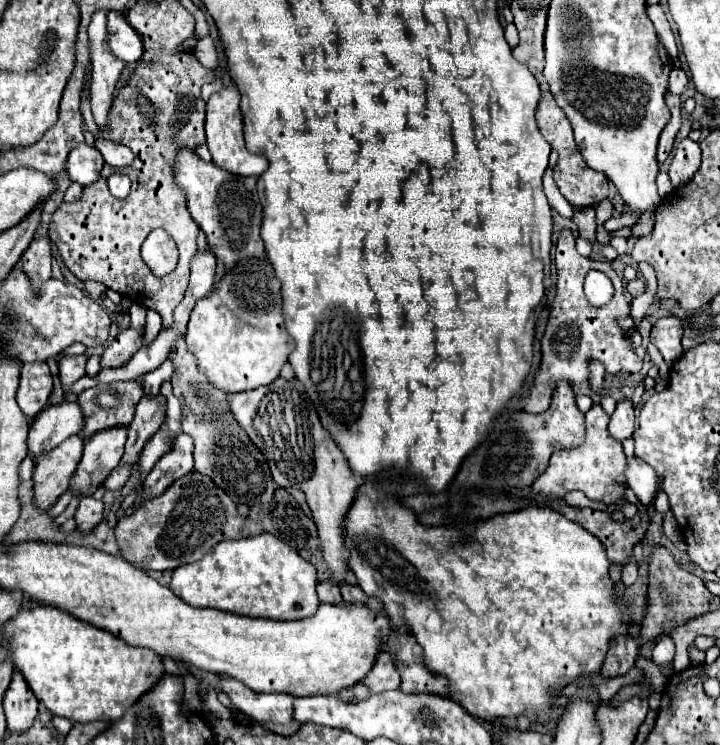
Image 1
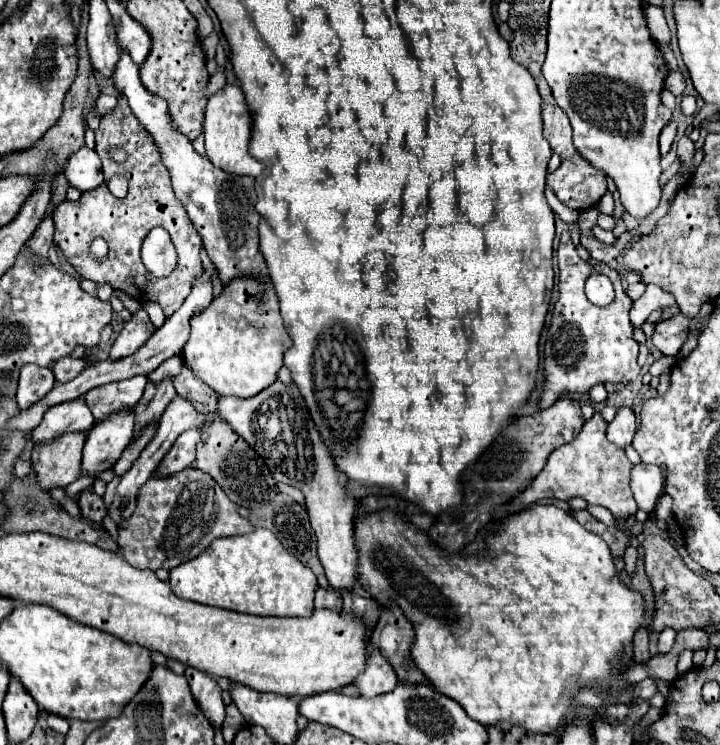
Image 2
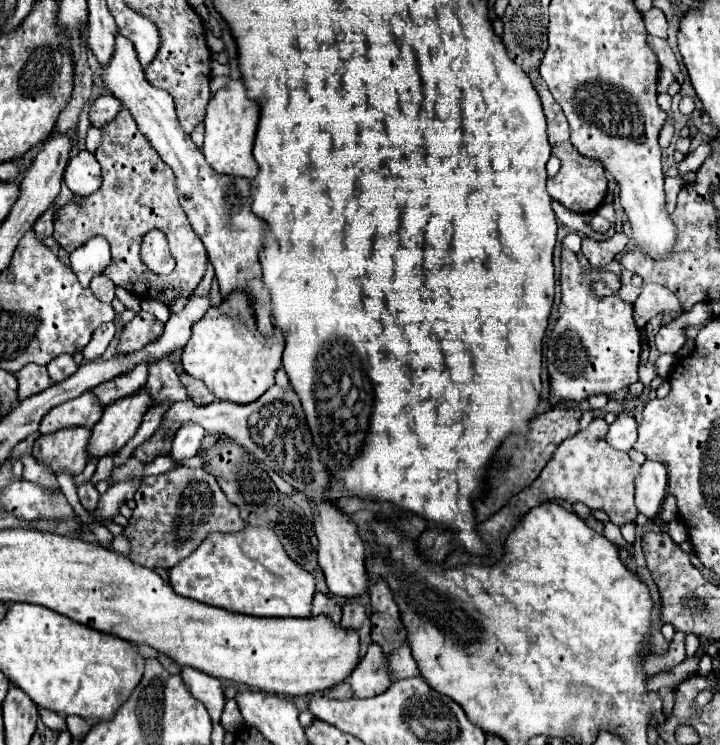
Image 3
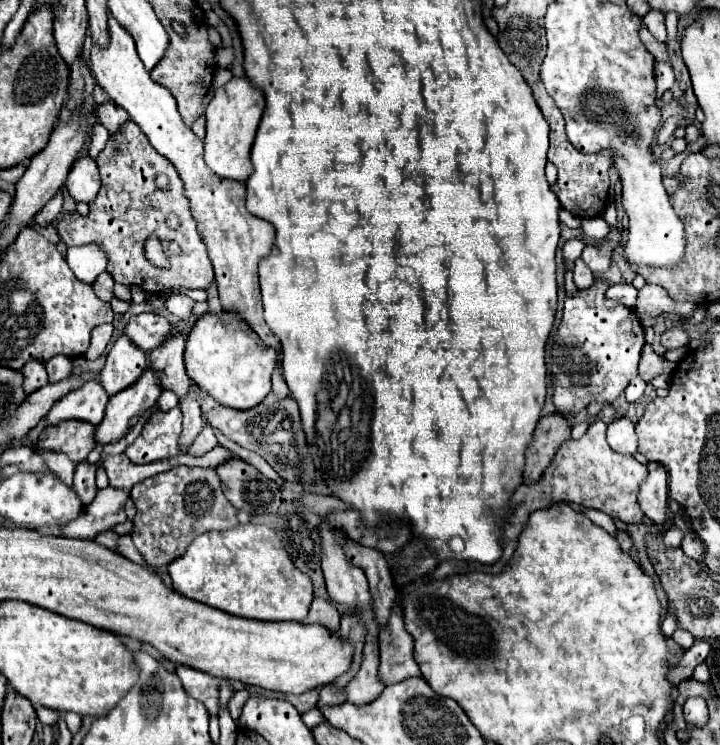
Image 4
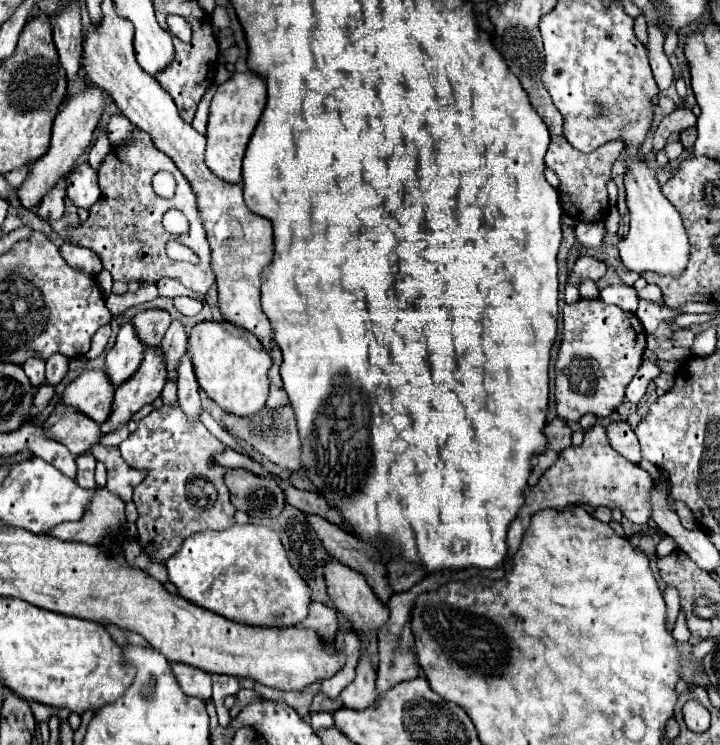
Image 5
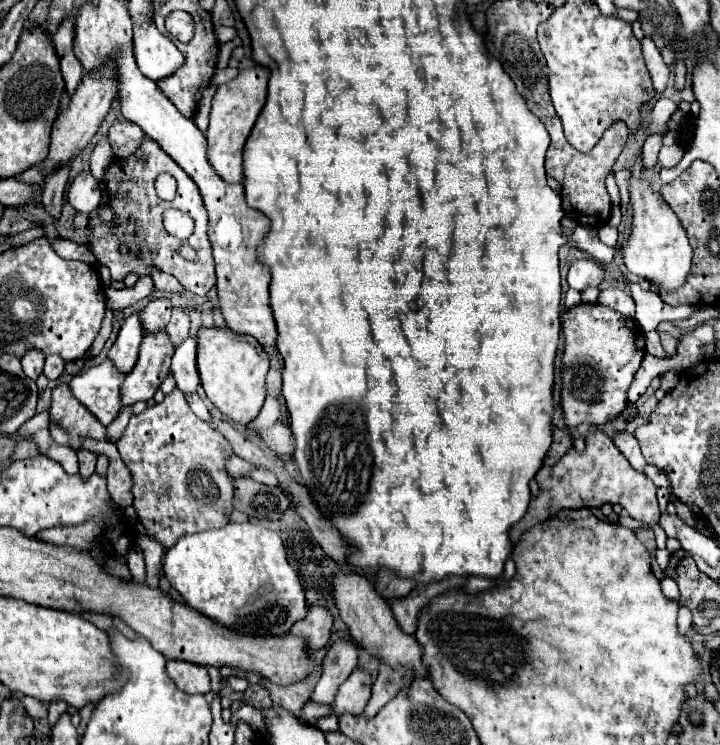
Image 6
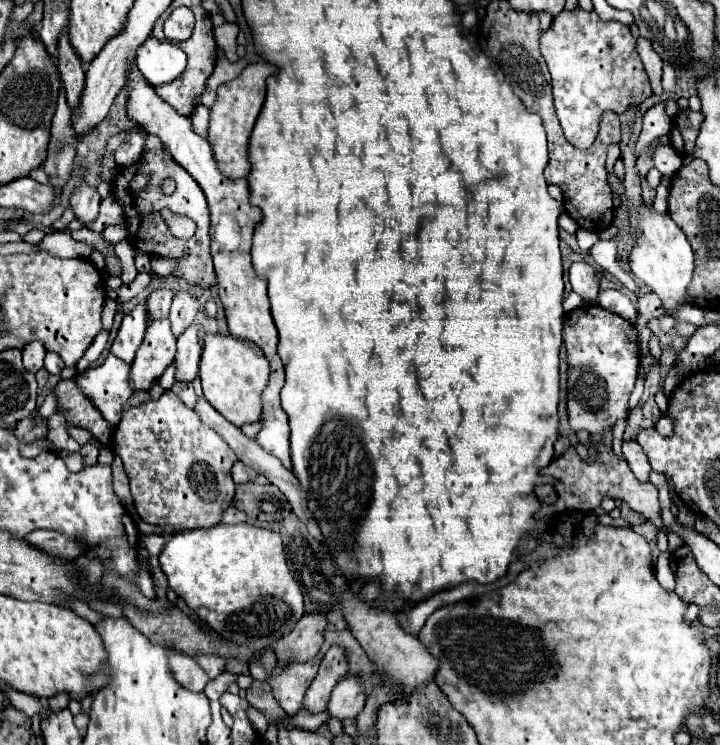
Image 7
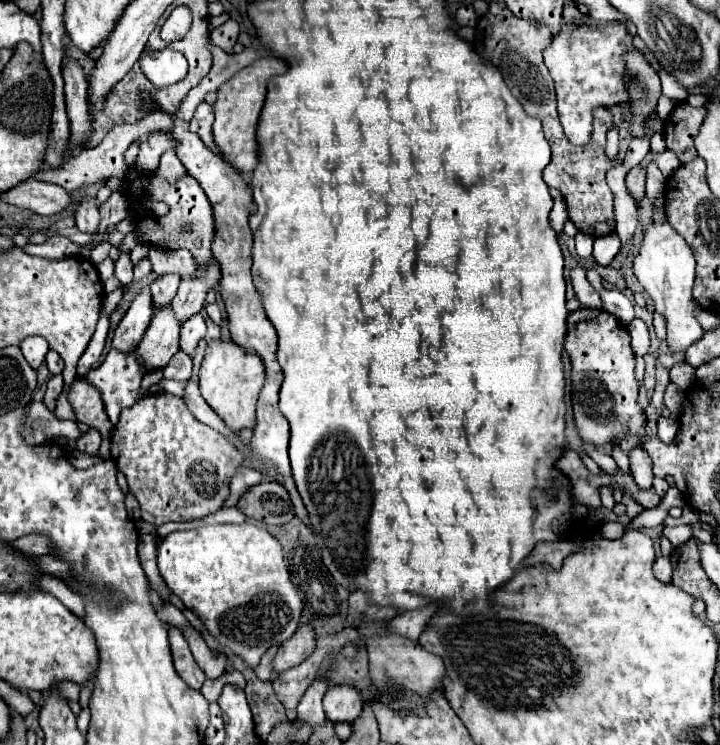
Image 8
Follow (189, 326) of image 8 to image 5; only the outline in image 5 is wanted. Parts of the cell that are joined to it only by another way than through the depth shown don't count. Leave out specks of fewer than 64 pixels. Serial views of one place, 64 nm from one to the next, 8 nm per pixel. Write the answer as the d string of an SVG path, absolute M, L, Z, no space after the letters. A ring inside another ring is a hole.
M188 352L178 360L176 372L178 372L178 380L176 380L178 382L178 400L182 404L182 410L196 420L198 412L200 412L200 396L198 396L200 386L196 382L192 360L190 360Z

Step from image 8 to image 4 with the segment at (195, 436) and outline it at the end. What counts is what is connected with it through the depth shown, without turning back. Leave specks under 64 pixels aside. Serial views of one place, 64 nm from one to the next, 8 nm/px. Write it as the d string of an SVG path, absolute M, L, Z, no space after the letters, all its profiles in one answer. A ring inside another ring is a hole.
M178 406L168 412L152 412L142 428L142 434L124 450L124 454L134 464L150 464L174 458L182 454L182 450L176 444L180 440L180 434L182 412ZM204 426L202 432L200 432L200 434L196 436L196 440L192 442L192 448L188 450L188 454L192 454L192 456L202 456L202 454L206 454L208 450L212 450L214 442L216 442L216 438L214 438L214 434L212 434L212 428L210 428L210 426ZM174 466L172 470L160 472L134 486L130 496L138 510L134 518L132 540L144 560L156 568L166 566L182 556L186 546L198 534L238 526L236 508L222 492L216 468Z

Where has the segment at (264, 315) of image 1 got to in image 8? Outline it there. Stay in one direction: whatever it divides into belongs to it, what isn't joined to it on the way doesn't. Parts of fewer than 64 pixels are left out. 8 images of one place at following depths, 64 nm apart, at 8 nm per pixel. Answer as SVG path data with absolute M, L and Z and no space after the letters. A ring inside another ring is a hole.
M212 342L206 348L206 356L200 368L200 392L206 404L222 416L228 428L240 432L244 428L256 426L256 402L264 386L264 366L256 354L250 354L236 346L234 342Z

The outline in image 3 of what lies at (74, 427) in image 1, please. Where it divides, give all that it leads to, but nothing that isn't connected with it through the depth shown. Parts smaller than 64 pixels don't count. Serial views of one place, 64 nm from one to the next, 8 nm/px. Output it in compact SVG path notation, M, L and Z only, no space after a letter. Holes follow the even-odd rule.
M86 390L82 396L72 398L56 408L52 408L40 422L40 432L50 434L68 426L86 426L92 428L102 418L104 406L92 390Z

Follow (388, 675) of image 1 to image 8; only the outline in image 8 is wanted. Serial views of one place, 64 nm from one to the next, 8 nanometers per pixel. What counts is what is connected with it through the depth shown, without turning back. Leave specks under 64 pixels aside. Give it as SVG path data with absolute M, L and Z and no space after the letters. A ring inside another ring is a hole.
M334 686L324 694L324 710L330 722L352 724L362 712L362 696L352 686Z

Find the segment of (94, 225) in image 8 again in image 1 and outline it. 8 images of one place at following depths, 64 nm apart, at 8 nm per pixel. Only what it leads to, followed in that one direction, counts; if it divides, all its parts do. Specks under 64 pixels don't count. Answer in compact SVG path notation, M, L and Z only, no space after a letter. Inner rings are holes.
M88 144L76 146L74 152L70 152L68 162L66 162L66 170L68 170L70 180L78 182L84 188L98 182L102 166L104 166L102 154Z

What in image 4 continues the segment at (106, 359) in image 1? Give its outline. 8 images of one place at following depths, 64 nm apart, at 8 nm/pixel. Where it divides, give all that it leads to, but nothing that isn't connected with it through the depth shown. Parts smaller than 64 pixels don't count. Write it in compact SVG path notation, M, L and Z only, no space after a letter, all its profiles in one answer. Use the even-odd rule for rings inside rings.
M144 312L144 314L132 316L124 332L134 344L138 344L138 348L142 348L144 352L150 352L164 342L170 328L172 328L170 322L162 314Z

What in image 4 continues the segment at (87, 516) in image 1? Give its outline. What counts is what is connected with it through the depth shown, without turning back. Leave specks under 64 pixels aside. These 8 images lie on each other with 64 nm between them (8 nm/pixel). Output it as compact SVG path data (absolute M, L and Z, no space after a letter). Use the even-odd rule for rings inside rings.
M82 462L76 464L76 474L74 474L74 490L78 492L78 496L82 498L84 504L90 504L90 500L96 496L96 482L94 482L94 472L96 466Z

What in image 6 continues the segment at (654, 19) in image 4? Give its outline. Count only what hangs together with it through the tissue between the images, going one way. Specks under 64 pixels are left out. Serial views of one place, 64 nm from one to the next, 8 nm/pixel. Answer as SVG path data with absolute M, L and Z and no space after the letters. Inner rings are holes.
M642 38L642 56L646 60L646 66L648 66L648 72L652 76L652 82L654 82L654 90L658 94L664 92L666 84L668 84L668 66L664 64L656 44L650 40L650 38Z

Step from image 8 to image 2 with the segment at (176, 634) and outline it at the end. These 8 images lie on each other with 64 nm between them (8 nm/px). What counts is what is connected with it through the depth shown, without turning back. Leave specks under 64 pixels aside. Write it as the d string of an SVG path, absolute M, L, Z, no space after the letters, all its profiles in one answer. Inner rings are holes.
M186 668L184 676L190 684L194 698L198 700L198 706L206 712L206 718L212 722L212 726L220 728L226 706L222 702L222 690L220 690L218 682L212 676L208 676L196 668Z

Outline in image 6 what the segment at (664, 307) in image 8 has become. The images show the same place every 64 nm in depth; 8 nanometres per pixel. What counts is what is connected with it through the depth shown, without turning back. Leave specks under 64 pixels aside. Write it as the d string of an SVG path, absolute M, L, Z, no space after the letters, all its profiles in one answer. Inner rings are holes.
M644 180L630 182L630 202L634 208L632 234L628 246L622 250L626 268L642 280L658 286L658 290L678 290L686 282L692 266L692 248L688 244L682 224L664 202L664 198L660 194L654 194L650 190L650 184Z

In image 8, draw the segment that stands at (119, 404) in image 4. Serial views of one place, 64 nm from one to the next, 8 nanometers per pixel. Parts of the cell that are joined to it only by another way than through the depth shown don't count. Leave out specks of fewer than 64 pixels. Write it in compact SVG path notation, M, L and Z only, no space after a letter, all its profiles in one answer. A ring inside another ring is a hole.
M172 304L156 308L152 322L138 346L138 356L146 364L146 370L164 368L168 360L178 352L180 328L182 322L176 318Z

